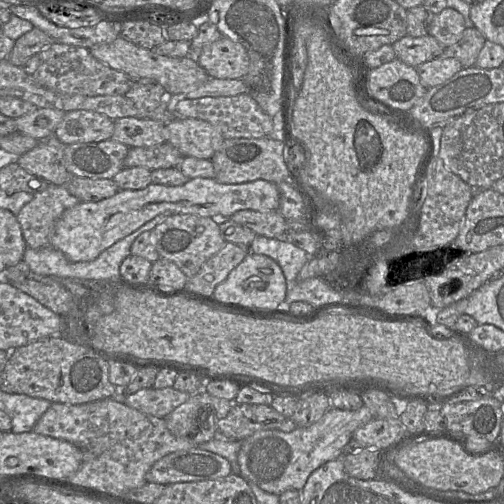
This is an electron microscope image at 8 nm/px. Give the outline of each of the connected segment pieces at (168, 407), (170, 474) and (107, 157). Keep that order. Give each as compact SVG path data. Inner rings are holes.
M173 387L162 389L142 388L126 396L125 404L145 414L164 418L190 398L190 393Z
M192 447L167 454L154 463L146 482L163 485L214 480L232 473L230 462L216 453Z
M108 139L65 145L64 164L72 177L112 179L122 168L129 147Z

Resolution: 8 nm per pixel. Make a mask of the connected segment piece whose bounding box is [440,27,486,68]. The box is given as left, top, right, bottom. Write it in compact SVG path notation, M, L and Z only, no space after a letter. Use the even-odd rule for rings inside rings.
M476 27L466 28L461 39L445 47L440 58L455 58L463 68L474 66L485 41L486 38Z

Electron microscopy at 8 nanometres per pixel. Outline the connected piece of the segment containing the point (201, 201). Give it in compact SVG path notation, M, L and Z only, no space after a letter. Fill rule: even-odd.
M193 178L183 185L167 186L151 183L140 190L119 190L115 195L97 202L79 202L67 209L56 221L52 230L50 245L63 252L74 262L90 261L99 256L106 248L118 240L131 234L146 222L159 214L171 212L174 214L195 214L215 219L230 219L240 210L254 210L259 212L277 211L280 205L278 185L263 179L241 184L222 184L213 178Z

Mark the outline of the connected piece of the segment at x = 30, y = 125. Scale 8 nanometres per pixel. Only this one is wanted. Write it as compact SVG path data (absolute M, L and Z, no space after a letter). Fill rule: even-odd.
M39 108L15 119L17 132L44 140L54 134L65 112L53 108Z

